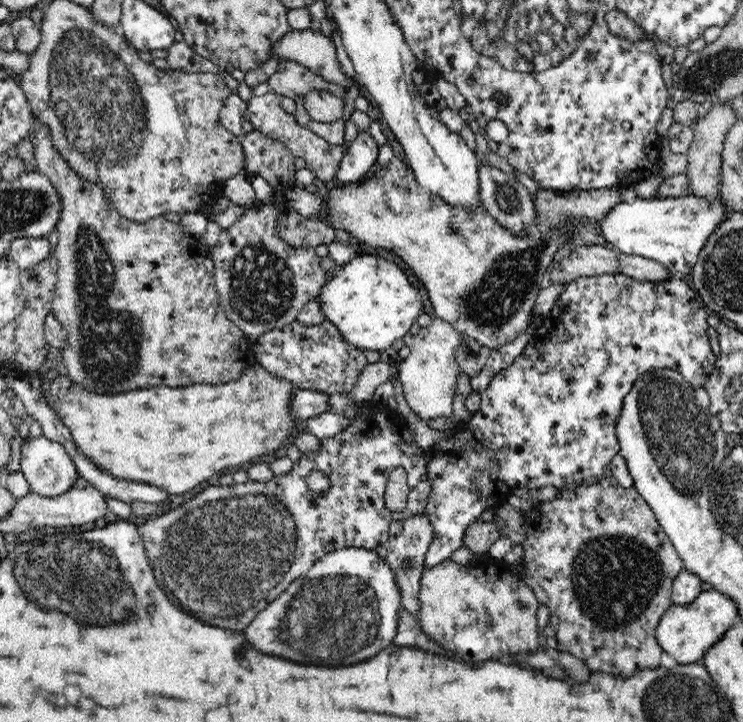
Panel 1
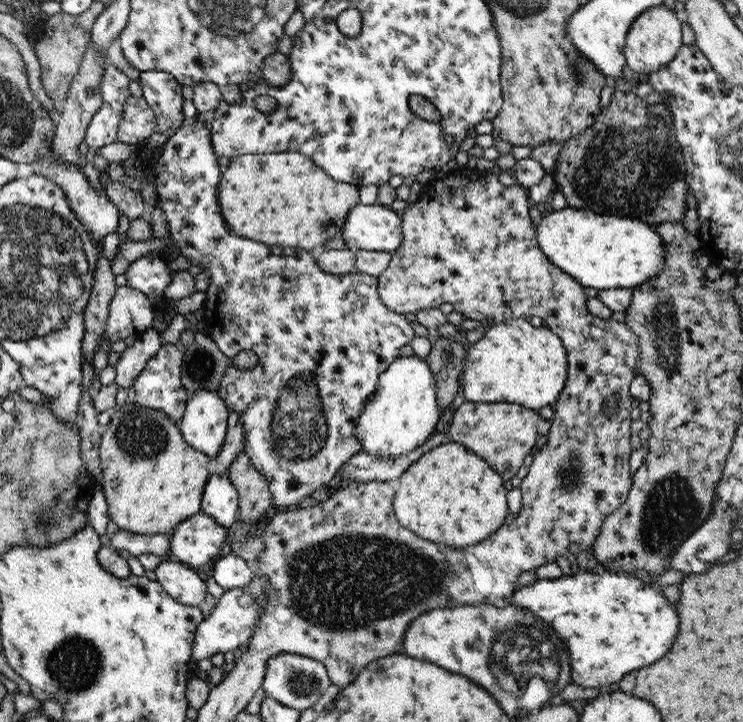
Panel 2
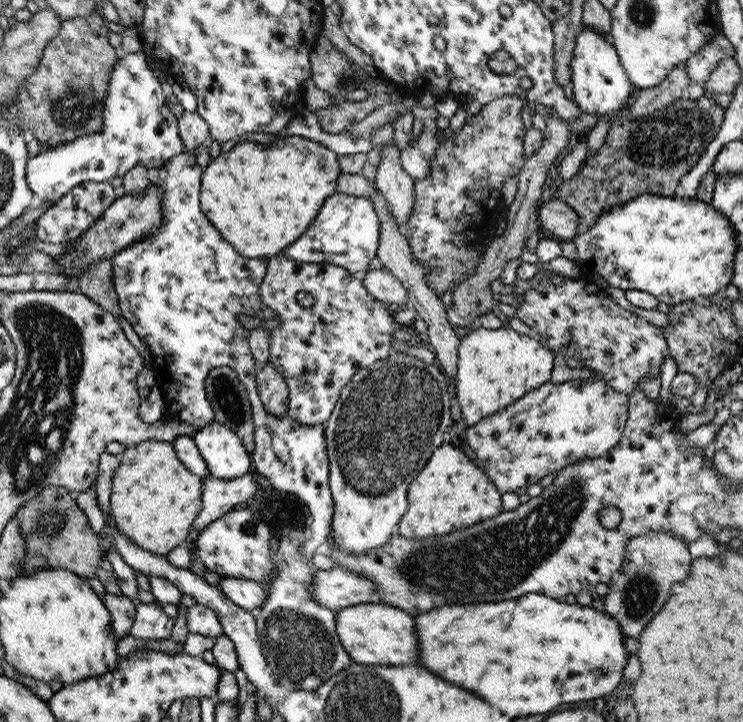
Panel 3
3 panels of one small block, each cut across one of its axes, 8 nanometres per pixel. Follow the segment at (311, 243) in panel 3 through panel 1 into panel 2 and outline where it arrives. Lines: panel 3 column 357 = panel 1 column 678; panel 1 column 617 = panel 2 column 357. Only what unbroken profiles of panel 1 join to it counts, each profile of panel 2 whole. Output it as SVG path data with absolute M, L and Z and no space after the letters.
M356 204L342 228L344 242L354 251L390 252L402 244L402 217L390 206Z

